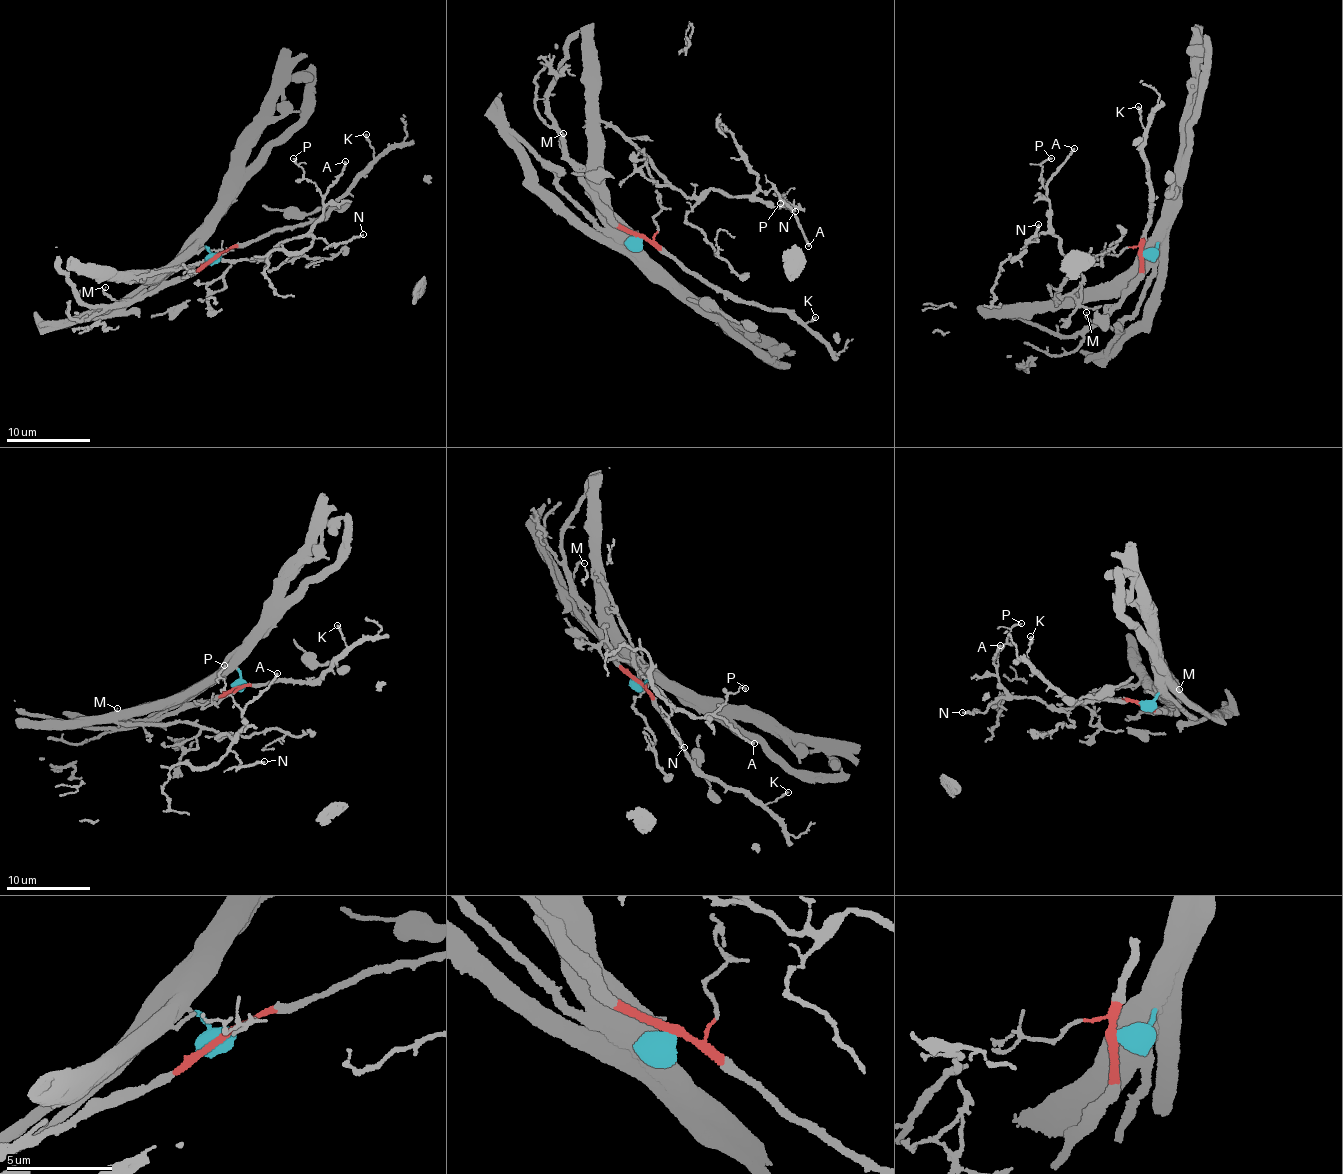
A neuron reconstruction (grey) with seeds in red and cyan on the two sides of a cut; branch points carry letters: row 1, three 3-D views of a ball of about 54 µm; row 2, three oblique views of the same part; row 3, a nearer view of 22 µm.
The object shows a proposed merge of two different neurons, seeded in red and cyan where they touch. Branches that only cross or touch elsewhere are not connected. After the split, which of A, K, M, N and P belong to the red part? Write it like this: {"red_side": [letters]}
{"red_side": ["K", "M"]}

